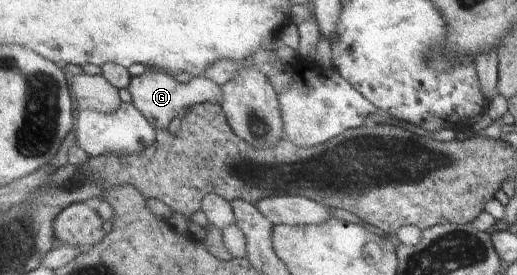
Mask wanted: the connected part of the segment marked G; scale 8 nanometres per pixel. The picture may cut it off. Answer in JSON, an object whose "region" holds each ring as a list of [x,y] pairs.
{"region":[[[148,69],[142,75],[132,77],[128,90],[131,94],[132,102],[144,112],[145,116],[151,120],[158,130],[163,129],[164,131],[169,130],[169,126],[171,126],[173,118],[183,118],[183,116],[186,114],[186,110],[192,106],[195,106],[196,104],[222,104],[222,88],[218,84],[215,84],[212,80],[209,80],[207,77],[193,77],[191,82],[183,84],[178,80],[175,80],[174,74],[170,74],[169,72],[161,71],[159,69]]]}

